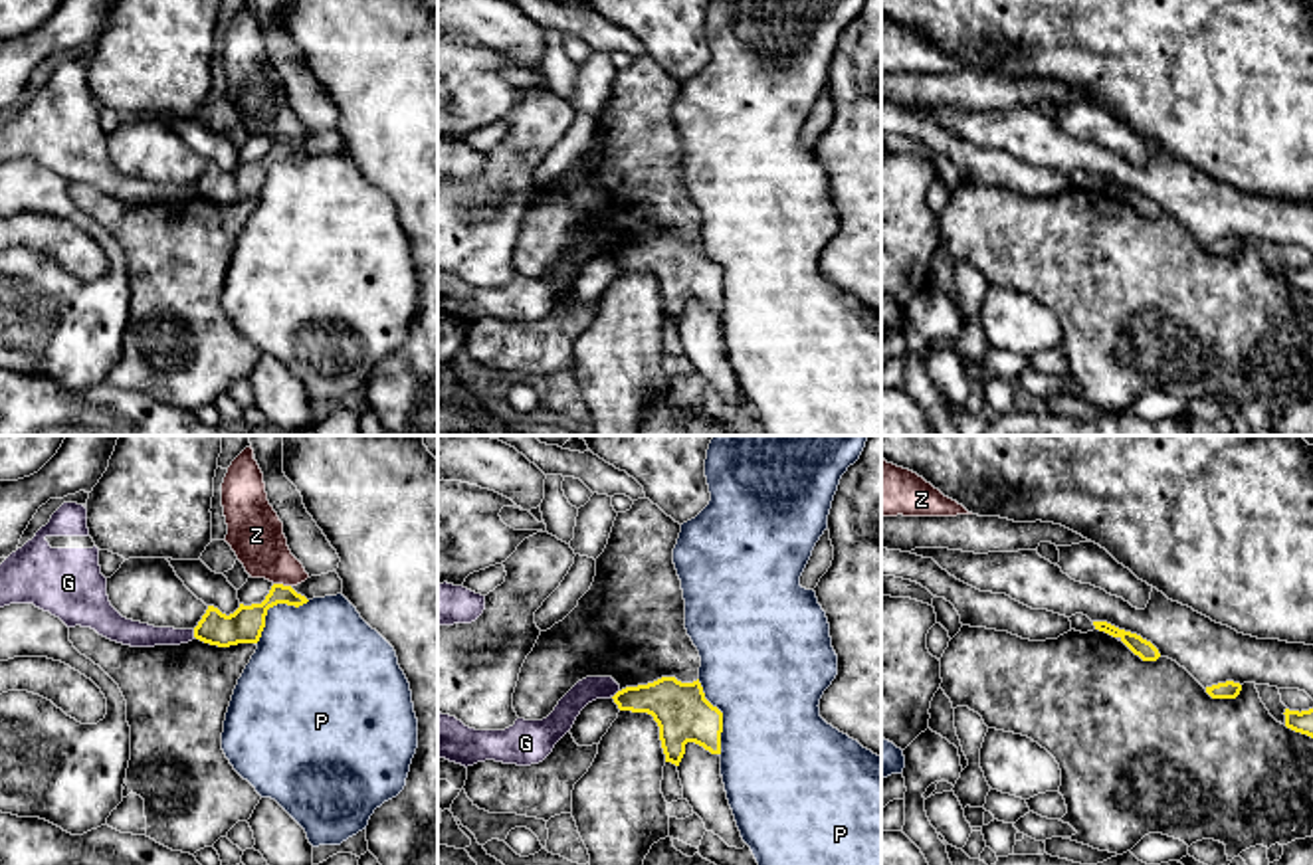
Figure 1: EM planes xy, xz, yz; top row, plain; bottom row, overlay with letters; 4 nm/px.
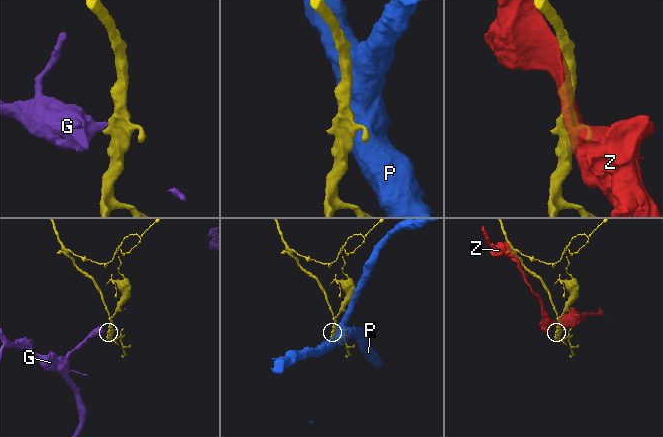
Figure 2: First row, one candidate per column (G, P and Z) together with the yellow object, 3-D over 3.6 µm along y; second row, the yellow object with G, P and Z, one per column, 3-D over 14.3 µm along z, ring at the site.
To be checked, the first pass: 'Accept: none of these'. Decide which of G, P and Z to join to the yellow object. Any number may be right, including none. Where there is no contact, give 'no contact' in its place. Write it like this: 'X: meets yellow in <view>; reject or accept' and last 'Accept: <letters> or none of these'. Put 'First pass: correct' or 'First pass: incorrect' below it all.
G: meets yellow in xy; reject
P: meets yellow in xz; reject
Z: meets yellow in xy; reject
Accept: none of these
First pass: correct

